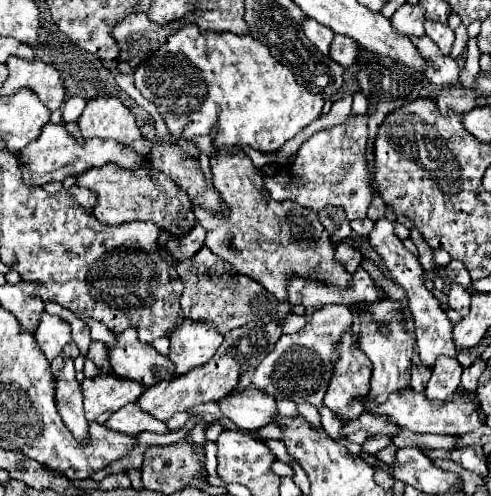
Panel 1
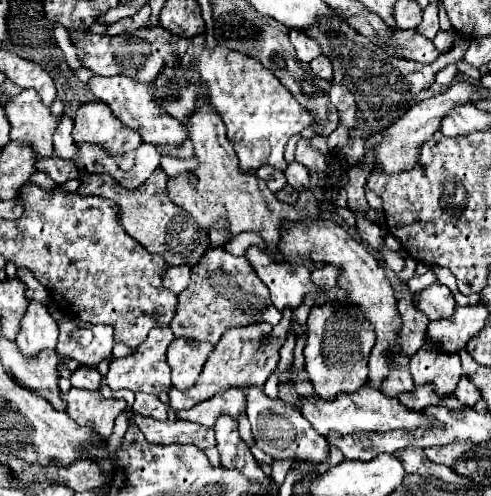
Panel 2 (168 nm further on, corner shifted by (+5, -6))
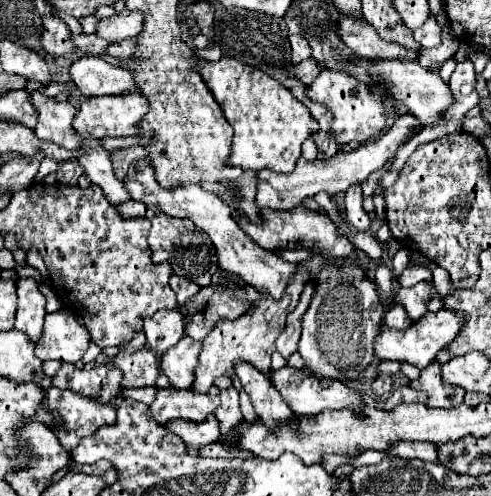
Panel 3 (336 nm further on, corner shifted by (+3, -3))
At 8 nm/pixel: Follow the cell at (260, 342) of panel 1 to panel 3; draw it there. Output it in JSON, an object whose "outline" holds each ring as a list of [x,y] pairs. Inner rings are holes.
{"outline":[[[300,263],[300,273],[296,273],[296,277],[292,277],[292,281],[288,281],[284,297],[280,297],[280,301],[268,297],[266,293],[260,293],[260,301],[256,303],[256,307],[248,309],[248,313],[244,313],[244,317],[238,317],[236,321],[220,321],[220,325],[216,325],[216,329],[212,329],[212,333],[208,333],[208,337],[202,341],[198,377],[192,385],[192,389],[198,393],[208,393],[208,389],[212,387],[216,377],[234,375],[234,363],[238,359],[248,361],[250,365],[254,365],[258,371],[262,371],[266,375],[270,371],[270,357],[276,351],[274,341],[282,333],[288,313],[292,313],[294,307],[298,305],[300,293],[308,281],[310,281],[310,269]]]}

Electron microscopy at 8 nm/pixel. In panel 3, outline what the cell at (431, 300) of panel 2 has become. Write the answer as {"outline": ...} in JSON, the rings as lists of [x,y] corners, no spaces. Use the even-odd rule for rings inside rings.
{"outline":[[[418,283],[410,289],[404,289],[404,287],[396,289],[394,299],[406,309],[406,315],[410,317],[410,321],[418,321],[428,313],[426,305],[430,301],[430,291],[432,291],[432,283]]]}

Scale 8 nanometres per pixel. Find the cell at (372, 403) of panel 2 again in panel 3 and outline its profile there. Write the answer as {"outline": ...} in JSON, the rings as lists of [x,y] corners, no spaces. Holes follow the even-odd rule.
{"outline":[[[282,367],[278,371],[270,371],[268,373],[272,385],[276,387],[276,391],[282,395],[282,399],[288,403],[288,407],[296,413],[296,415],[316,415],[324,409],[354,409],[360,407],[360,393],[348,389],[344,383],[340,381],[332,381],[326,377],[312,377],[302,373],[300,369],[294,367]]]}

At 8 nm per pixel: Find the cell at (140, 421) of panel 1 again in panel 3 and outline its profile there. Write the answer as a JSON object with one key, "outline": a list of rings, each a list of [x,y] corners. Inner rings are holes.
{"outline":[[[208,415],[206,421],[202,423],[192,423],[192,421],[170,421],[166,423],[168,429],[172,429],[172,433],[180,435],[182,441],[194,449],[200,449],[204,445],[216,443],[220,429],[218,429],[218,421],[214,415]]]}

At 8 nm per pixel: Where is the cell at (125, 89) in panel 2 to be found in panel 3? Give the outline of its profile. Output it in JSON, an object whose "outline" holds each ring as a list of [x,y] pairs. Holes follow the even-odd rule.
{"outline":[[[82,57],[70,67],[70,79],[86,97],[120,95],[136,89],[132,71],[110,65],[102,57]]]}

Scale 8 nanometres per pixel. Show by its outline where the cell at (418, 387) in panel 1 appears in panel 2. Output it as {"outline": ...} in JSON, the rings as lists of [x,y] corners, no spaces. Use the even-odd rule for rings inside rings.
{"outline":[[[395,369],[386,378],[386,382],[382,383],[379,390],[387,396],[396,397],[402,393],[414,390],[414,382],[412,382],[408,370]]]}

